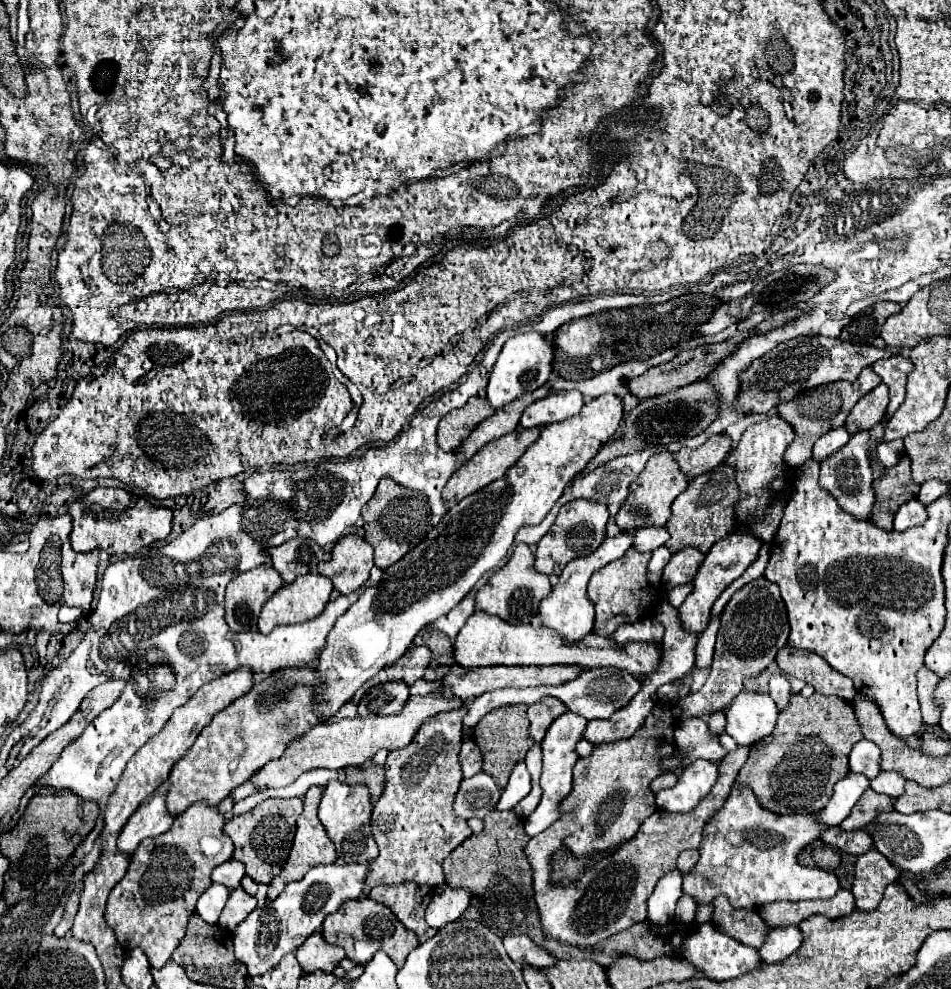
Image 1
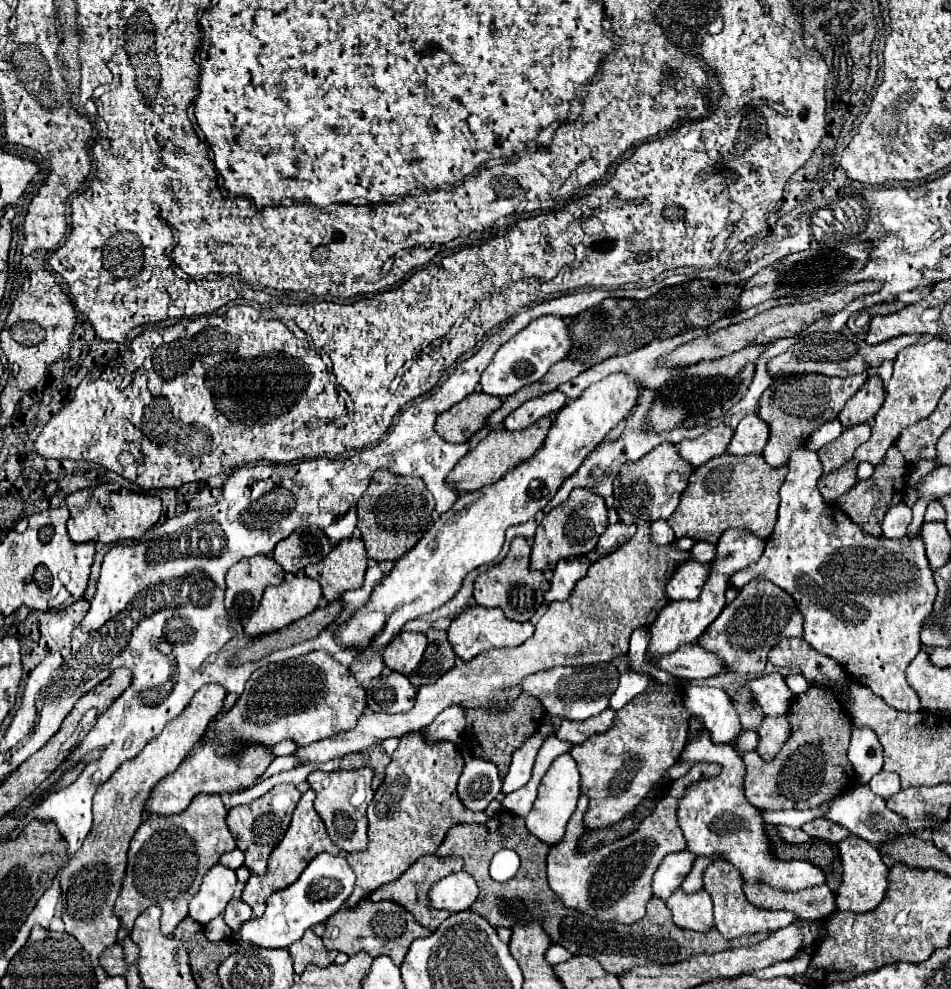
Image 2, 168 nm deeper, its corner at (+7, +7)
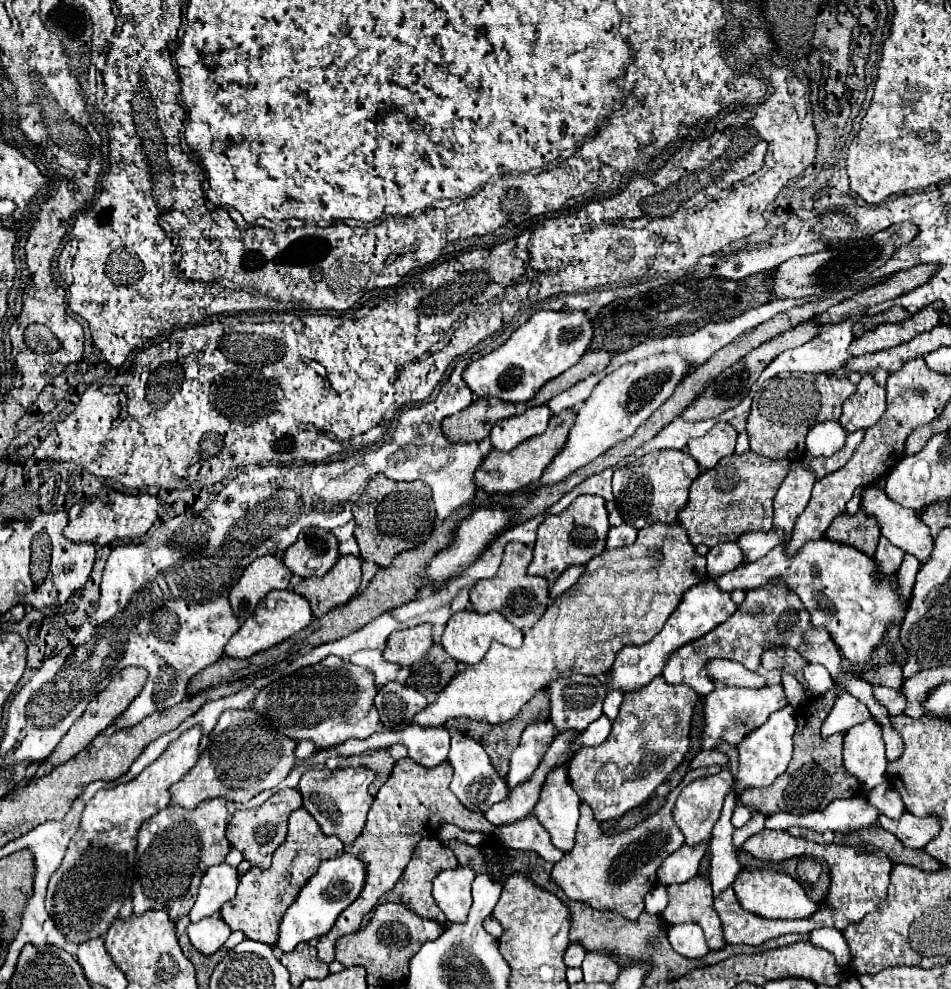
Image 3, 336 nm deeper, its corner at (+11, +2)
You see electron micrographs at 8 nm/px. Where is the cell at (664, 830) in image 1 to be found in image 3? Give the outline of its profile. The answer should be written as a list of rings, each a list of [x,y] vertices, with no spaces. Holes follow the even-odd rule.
[[[710,766],[688,772],[680,786],[670,792],[666,804],[656,814],[652,814],[650,818],[646,818],[630,830],[616,834],[606,834],[600,822],[594,818],[592,808],[588,804],[580,804],[576,844],[570,852],[564,854],[560,862],[554,864],[552,880],[566,892],[570,900],[588,902],[596,910],[612,910],[628,920],[636,920],[636,916],[640,916],[640,912],[644,910],[644,896],[656,884],[656,870],[666,860],[666,856],[670,856],[684,844],[684,834],[672,818],[676,798],[680,796],[682,788],[692,780],[718,774],[720,770],[720,766]]]

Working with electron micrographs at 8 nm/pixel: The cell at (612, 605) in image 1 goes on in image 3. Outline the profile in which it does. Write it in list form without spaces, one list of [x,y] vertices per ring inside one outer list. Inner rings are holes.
[[[652,524],[638,532],[638,538],[632,546],[620,550],[606,550],[600,556],[592,558],[584,566],[584,574],[578,582],[562,592],[554,604],[548,606],[542,620],[538,620],[526,634],[524,644],[520,648],[508,648],[500,642],[492,642],[488,654],[482,662],[468,666],[466,672],[456,674],[450,684],[438,694],[438,700],[432,702],[424,712],[414,716],[414,724],[420,726],[442,726],[450,718],[472,718],[486,720],[490,724],[502,724],[514,718],[520,708],[550,682],[570,676],[570,674],[586,674],[586,676],[602,676],[608,668],[612,668],[616,652],[630,644],[646,644],[650,642],[664,626],[668,616],[680,604],[682,594],[704,580],[706,574],[706,558],[696,552],[696,546],[690,544],[688,534],[680,524]],[[654,550],[662,550],[662,560],[654,558]]]

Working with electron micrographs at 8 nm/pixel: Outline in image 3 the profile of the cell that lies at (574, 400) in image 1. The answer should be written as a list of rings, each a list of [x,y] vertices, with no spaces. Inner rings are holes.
[[[534,406],[534,408],[528,408],[520,416],[500,420],[494,424],[494,428],[490,432],[492,448],[510,452],[520,442],[542,434],[548,426],[548,420],[550,420],[548,406]]]

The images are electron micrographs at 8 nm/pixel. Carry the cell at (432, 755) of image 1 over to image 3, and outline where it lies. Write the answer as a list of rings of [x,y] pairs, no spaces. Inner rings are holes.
[[[402,758],[396,762],[390,778],[380,788],[380,792],[376,794],[370,806],[368,820],[362,834],[352,844],[346,844],[346,852],[360,856],[368,864],[368,882],[364,884],[364,892],[360,894],[360,900],[356,900],[356,904],[350,904],[340,914],[340,920],[336,920],[332,932],[328,932],[328,936],[322,936],[318,940],[316,950],[322,962],[330,964],[334,960],[336,940],[356,932],[362,918],[370,914],[370,910],[378,904],[380,896],[396,884],[408,860],[412,858],[412,850],[416,848],[420,838],[436,836],[436,828],[442,822],[452,822],[462,830],[478,830],[488,834],[494,832],[494,826],[490,826],[480,812],[470,812],[458,802],[458,798],[448,788],[450,780],[452,780],[450,764],[440,764],[440,768],[424,768],[410,758]]]

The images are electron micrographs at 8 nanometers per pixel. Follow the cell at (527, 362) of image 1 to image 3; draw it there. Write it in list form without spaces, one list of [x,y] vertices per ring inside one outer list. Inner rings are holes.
[[[540,310],[536,314],[532,314],[532,318],[522,324],[518,330],[512,332],[512,336],[500,346],[496,348],[494,352],[470,362],[466,366],[466,370],[462,372],[462,380],[464,384],[480,398],[486,398],[486,396],[496,396],[500,400],[506,400],[506,402],[528,402],[532,400],[538,390],[552,378],[560,376],[564,370],[572,368],[574,364],[578,364],[578,360],[584,356],[584,352],[588,350],[590,342],[592,342],[592,336],[594,336],[594,324],[592,320],[586,318],[586,312],[584,310]]]

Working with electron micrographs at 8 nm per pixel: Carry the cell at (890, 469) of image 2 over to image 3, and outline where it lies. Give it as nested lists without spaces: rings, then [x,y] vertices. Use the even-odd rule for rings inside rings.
[[[858,512],[856,516],[844,514],[830,524],[826,540],[848,544],[864,552],[866,556],[874,556],[880,540],[880,530],[876,530],[876,520],[868,520],[868,516],[864,516],[862,512]]]

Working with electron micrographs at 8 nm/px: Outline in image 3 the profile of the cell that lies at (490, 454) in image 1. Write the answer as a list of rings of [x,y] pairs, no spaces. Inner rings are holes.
[[[572,408],[562,410],[560,414],[550,418],[548,428],[546,428],[544,434],[534,436],[532,440],[526,440],[520,448],[516,448],[512,452],[496,452],[496,450],[492,450],[488,454],[486,462],[480,466],[480,472],[476,472],[478,488],[482,488],[486,494],[494,494],[494,492],[516,492],[520,488],[526,488],[528,484],[536,484],[540,480],[544,468],[564,448],[568,432],[574,426],[574,420],[576,420],[576,412]]]

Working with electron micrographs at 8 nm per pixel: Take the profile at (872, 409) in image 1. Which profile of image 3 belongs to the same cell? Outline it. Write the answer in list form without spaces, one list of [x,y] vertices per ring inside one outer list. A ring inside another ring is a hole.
[[[864,374],[856,392],[844,402],[840,424],[846,432],[866,430],[874,426],[886,410],[886,390],[880,388],[870,374]]]

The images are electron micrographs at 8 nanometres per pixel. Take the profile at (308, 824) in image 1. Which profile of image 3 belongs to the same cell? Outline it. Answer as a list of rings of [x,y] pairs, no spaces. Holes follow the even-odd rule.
[[[300,808],[292,812],[288,834],[282,846],[276,848],[272,856],[272,864],[268,870],[252,866],[246,874],[240,876],[236,896],[220,908],[222,920],[232,928],[246,934],[246,938],[276,946],[278,942],[278,926],[282,922],[284,912],[292,906],[302,886],[318,872],[322,860],[332,860],[344,852],[344,844],[338,836],[324,836],[316,820],[308,814],[308,810]]]

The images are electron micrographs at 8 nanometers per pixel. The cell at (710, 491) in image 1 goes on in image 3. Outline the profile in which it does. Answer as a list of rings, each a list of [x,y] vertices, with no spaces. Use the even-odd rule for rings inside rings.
[[[752,450],[722,458],[712,470],[706,470],[692,482],[690,500],[678,516],[678,524],[686,528],[692,544],[706,544],[710,548],[724,540],[736,542],[750,530],[772,528],[772,500],[788,474],[788,466],[788,460],[776,462]]]

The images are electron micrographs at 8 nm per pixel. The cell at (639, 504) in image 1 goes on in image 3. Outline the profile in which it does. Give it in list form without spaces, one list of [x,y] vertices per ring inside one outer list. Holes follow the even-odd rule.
[[[656,450],[622,468],[614,470],[612,490],[622,520],[634,528],[646,528],[656,522],[674,524],[678,512],[688,502],[688,488],[700,476],[698,462],[682,450]]]

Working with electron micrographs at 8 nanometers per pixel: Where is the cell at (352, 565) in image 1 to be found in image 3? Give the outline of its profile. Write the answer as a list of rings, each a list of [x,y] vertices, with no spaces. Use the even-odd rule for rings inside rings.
[[[348,554],[342,556],[336,566],[322,578],[304,578],[294,592],[310,602],[312,616],[320,618],[336,606],[346,604],[360,586],[362,560]]]

